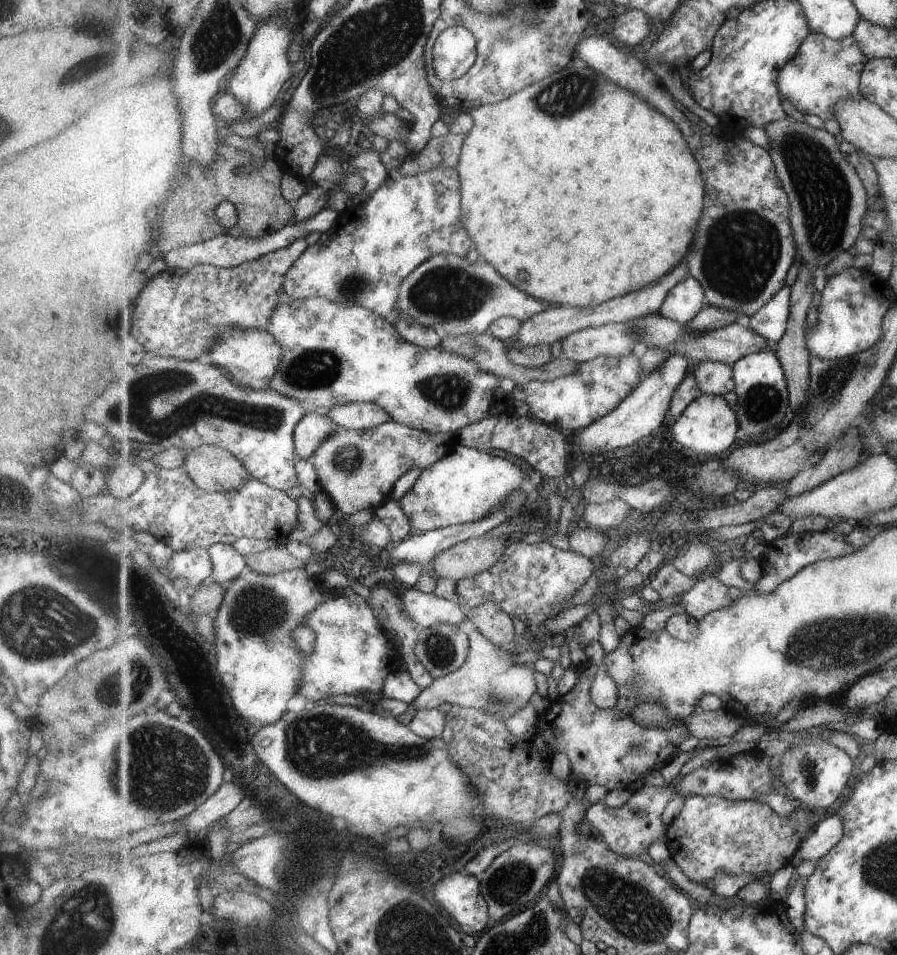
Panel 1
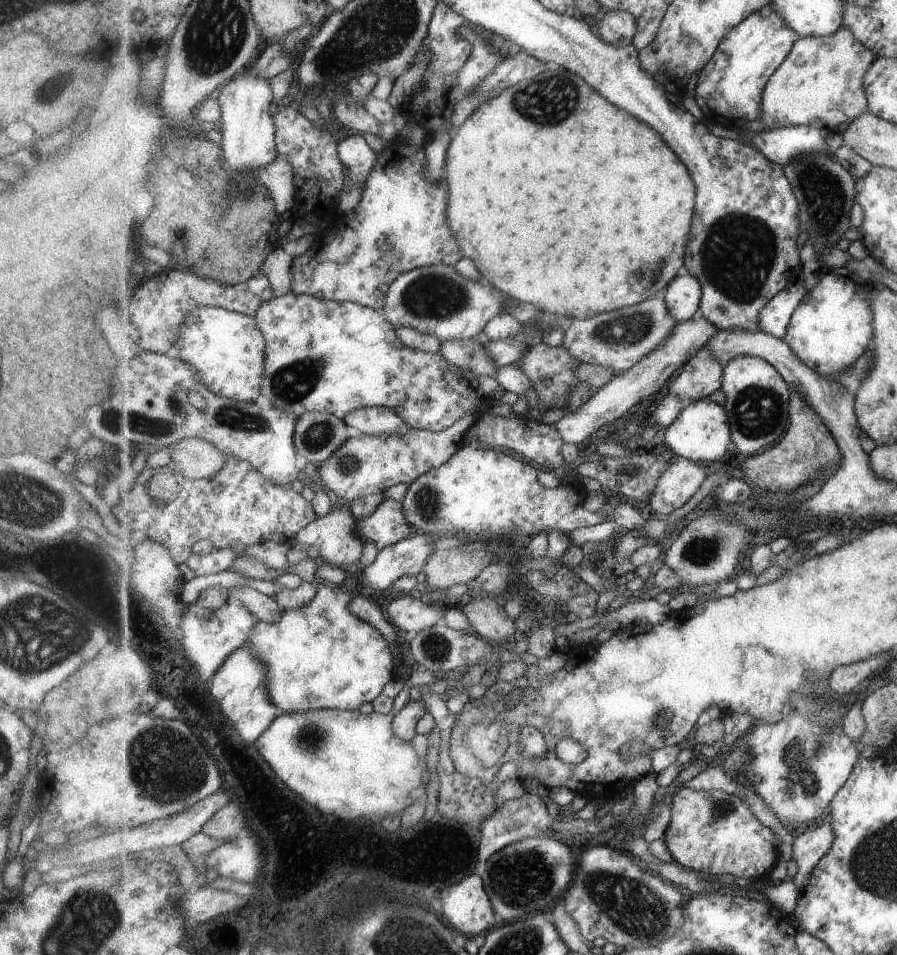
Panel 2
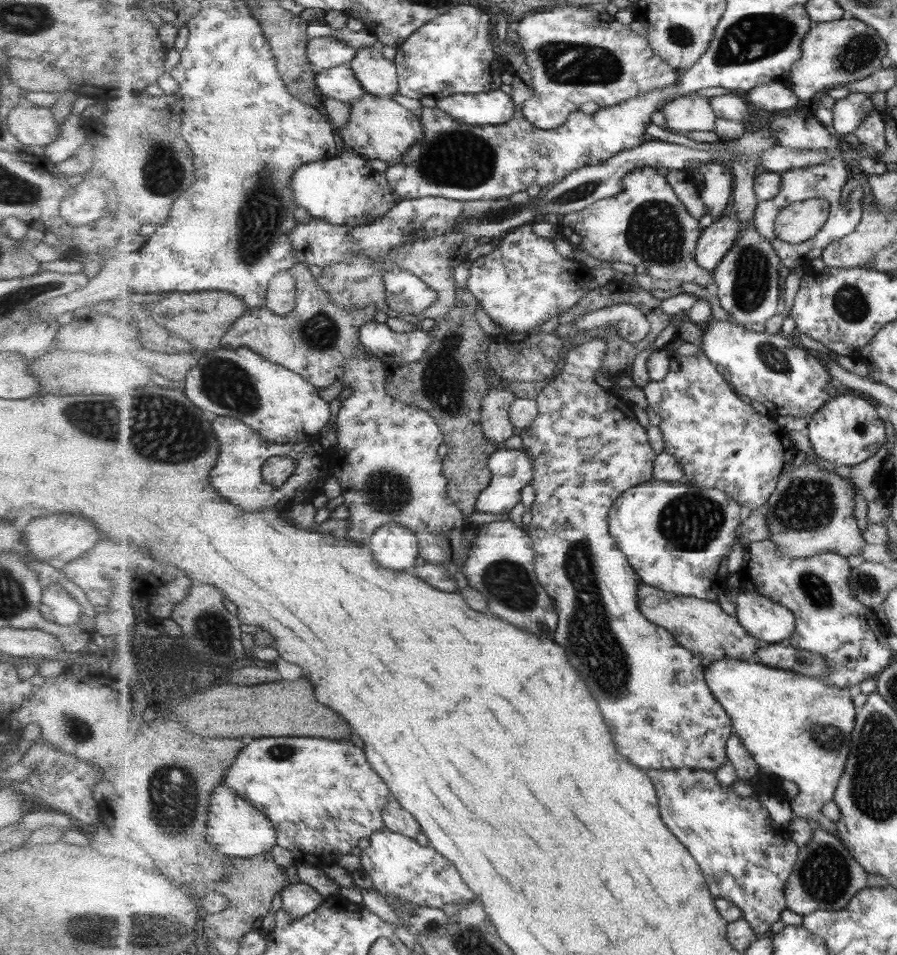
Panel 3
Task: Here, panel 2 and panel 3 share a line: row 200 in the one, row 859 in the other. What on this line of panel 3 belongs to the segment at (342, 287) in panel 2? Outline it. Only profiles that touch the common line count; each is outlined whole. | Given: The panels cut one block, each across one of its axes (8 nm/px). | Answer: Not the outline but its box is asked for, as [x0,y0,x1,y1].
[360,829,477,909]

